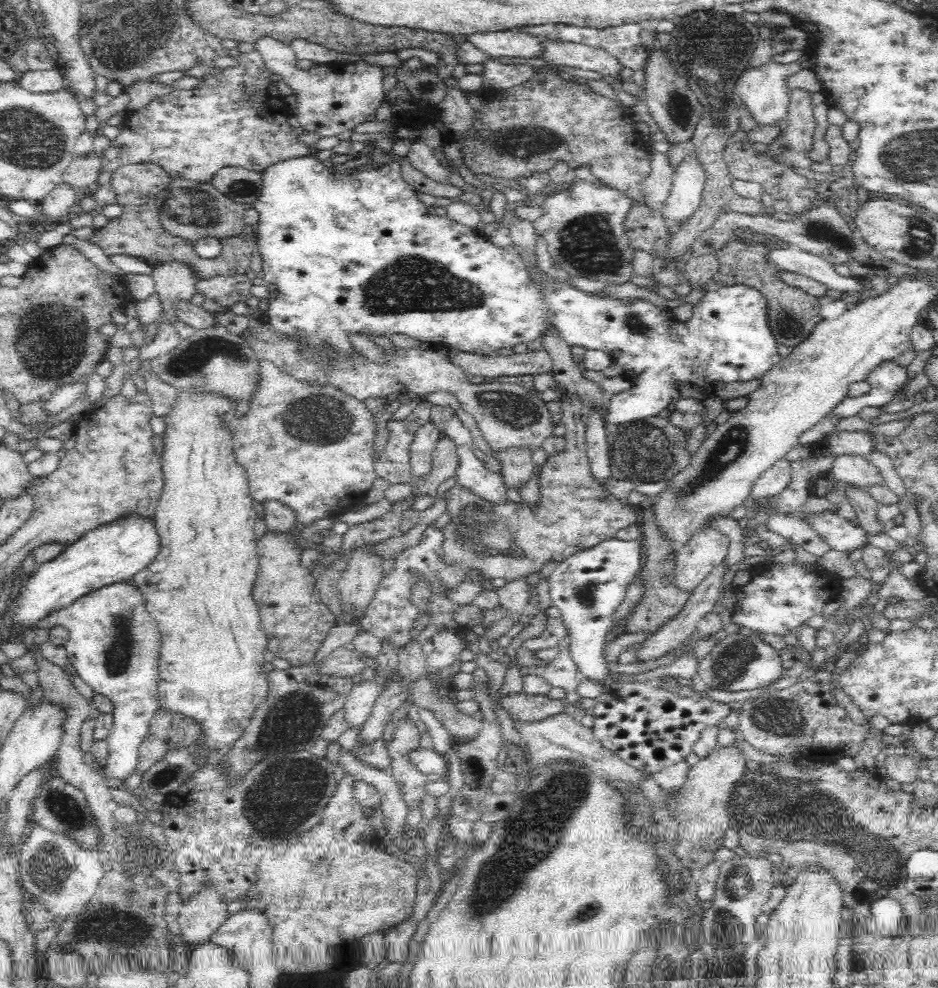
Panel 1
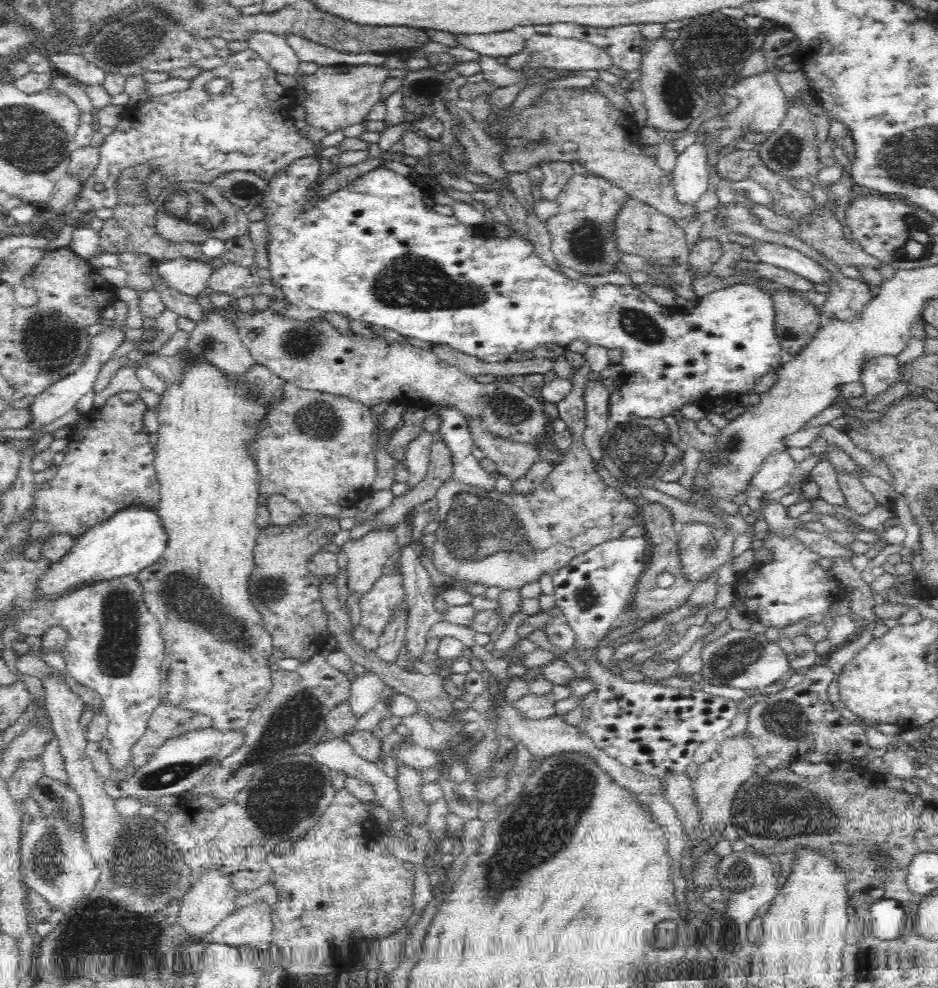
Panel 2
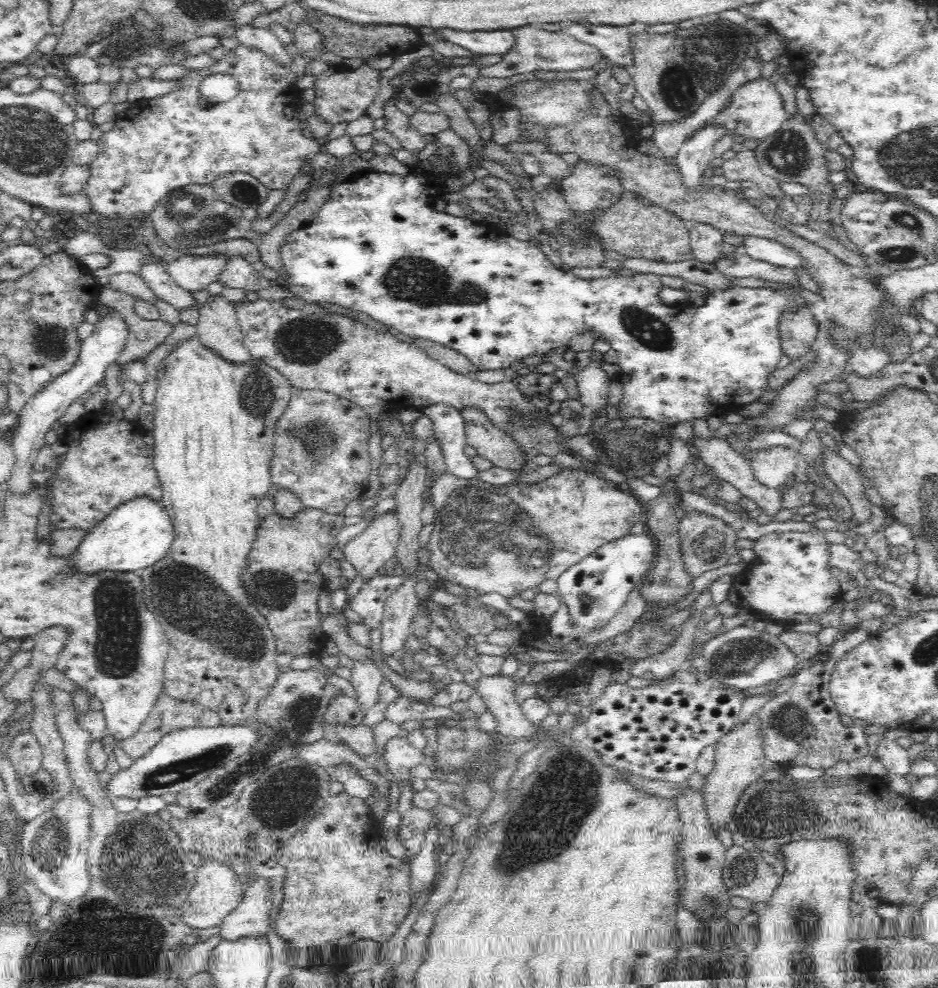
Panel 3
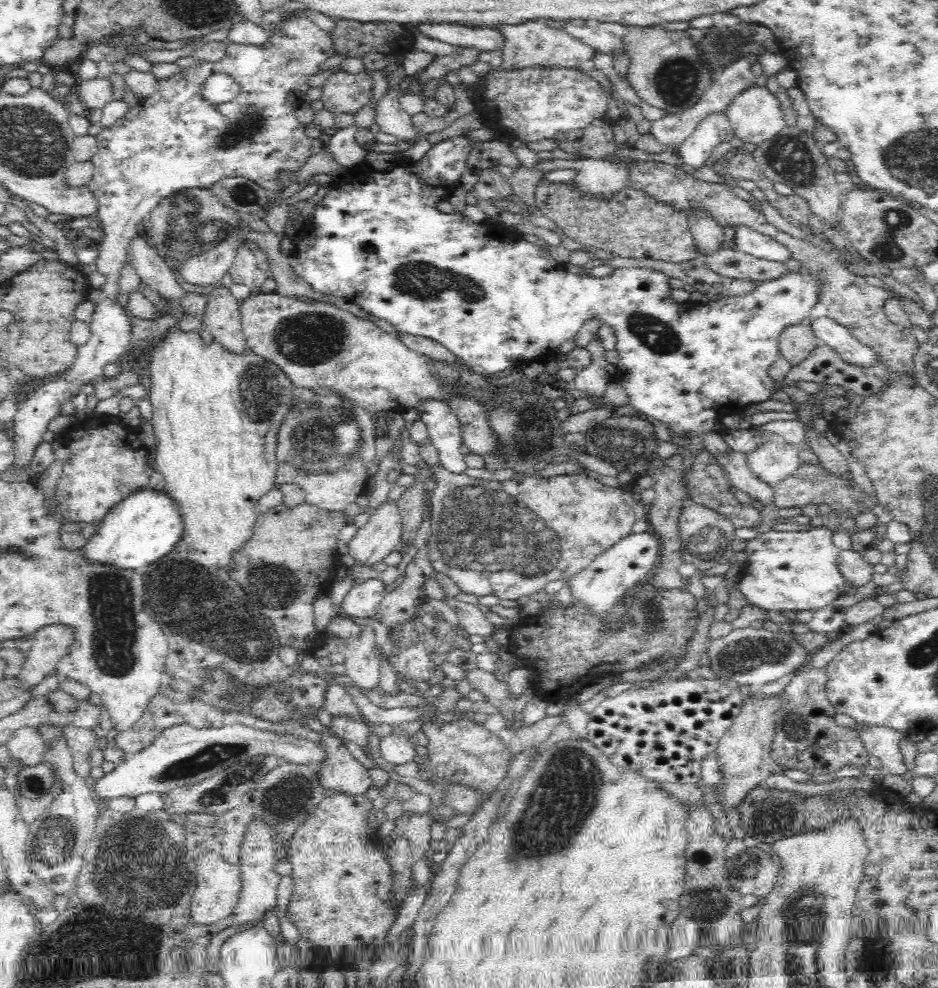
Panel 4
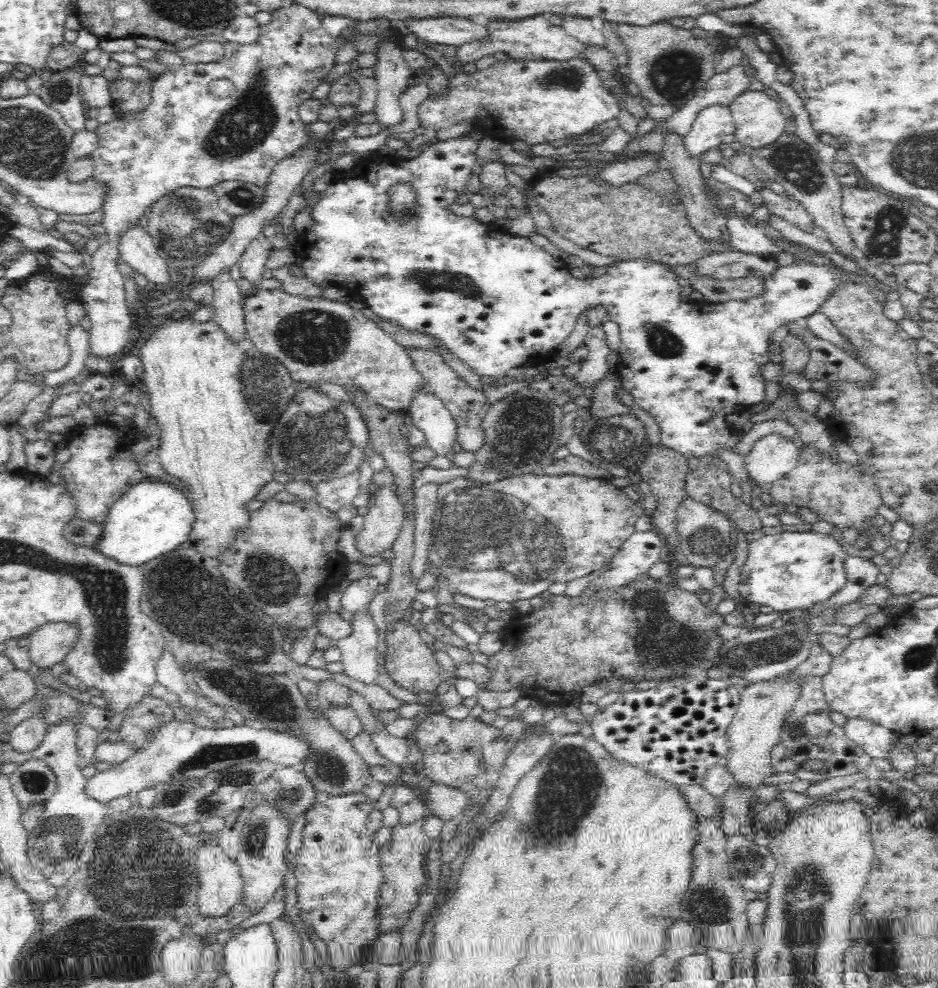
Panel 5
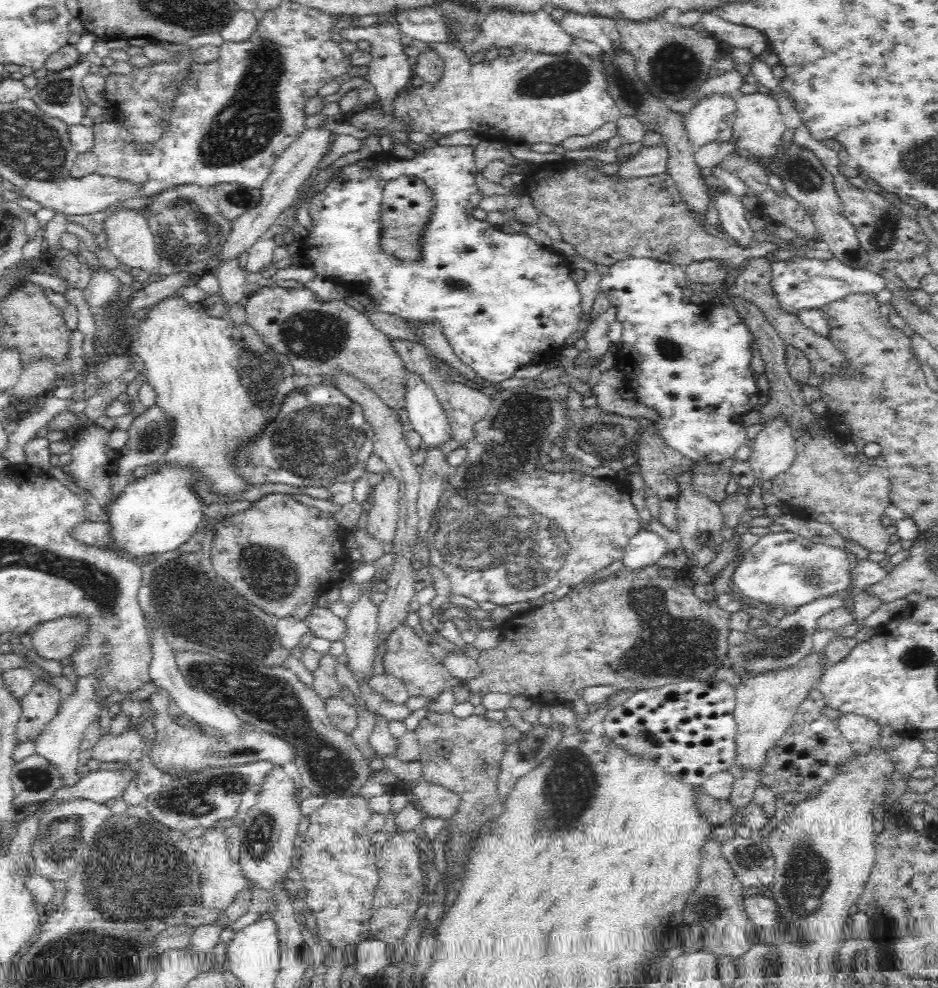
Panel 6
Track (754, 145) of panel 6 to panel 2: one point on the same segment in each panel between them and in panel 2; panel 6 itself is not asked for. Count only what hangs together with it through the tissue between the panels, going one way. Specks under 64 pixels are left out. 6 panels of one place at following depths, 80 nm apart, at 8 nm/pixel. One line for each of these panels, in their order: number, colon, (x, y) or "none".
2: (763, 105)
3: (757, 110)
4: (754, 114)
5: (757, 120)

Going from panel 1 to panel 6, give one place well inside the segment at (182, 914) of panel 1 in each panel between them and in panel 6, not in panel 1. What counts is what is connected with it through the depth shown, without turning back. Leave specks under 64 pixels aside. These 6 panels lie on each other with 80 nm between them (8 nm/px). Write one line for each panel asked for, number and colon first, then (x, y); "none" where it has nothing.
2: (210, 900)
3: (216, 893)
4: (218, 889)
5: (220, 882)
6: (221, 878)

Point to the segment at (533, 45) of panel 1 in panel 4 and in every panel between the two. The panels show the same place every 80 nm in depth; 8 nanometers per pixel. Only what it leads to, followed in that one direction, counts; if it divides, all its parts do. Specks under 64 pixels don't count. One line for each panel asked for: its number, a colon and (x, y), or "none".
2: (506, 43)
3: (500, 42)
4: (482, 39)

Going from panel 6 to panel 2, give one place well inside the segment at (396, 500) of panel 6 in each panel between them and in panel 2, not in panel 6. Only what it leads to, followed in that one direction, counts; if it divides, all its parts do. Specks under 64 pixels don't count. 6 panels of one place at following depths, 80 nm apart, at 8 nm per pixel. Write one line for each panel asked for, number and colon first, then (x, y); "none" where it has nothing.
2: (367, 557)
3: (368, 552)
4: (379, 537)
5: (381, 526)

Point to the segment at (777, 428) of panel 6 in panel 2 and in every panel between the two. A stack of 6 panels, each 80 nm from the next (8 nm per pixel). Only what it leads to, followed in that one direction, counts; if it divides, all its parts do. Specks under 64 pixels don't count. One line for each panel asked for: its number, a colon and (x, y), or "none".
2: (776, 472)
3: (773, 467)
4: (776, 461)
5: (773, 456)

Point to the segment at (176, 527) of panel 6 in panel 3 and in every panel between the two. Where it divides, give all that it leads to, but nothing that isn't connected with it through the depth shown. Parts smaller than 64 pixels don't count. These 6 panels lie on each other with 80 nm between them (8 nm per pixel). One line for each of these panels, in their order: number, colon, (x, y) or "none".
3: (135, 536)
4: (145, 527)
5: (153, 518)

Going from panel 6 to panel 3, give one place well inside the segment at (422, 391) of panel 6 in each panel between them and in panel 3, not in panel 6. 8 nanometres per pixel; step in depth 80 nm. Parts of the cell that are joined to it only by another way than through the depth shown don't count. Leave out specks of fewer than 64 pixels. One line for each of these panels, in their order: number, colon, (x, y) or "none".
3: (449, 427)
4: (445, 433)
5: (427, 411)

